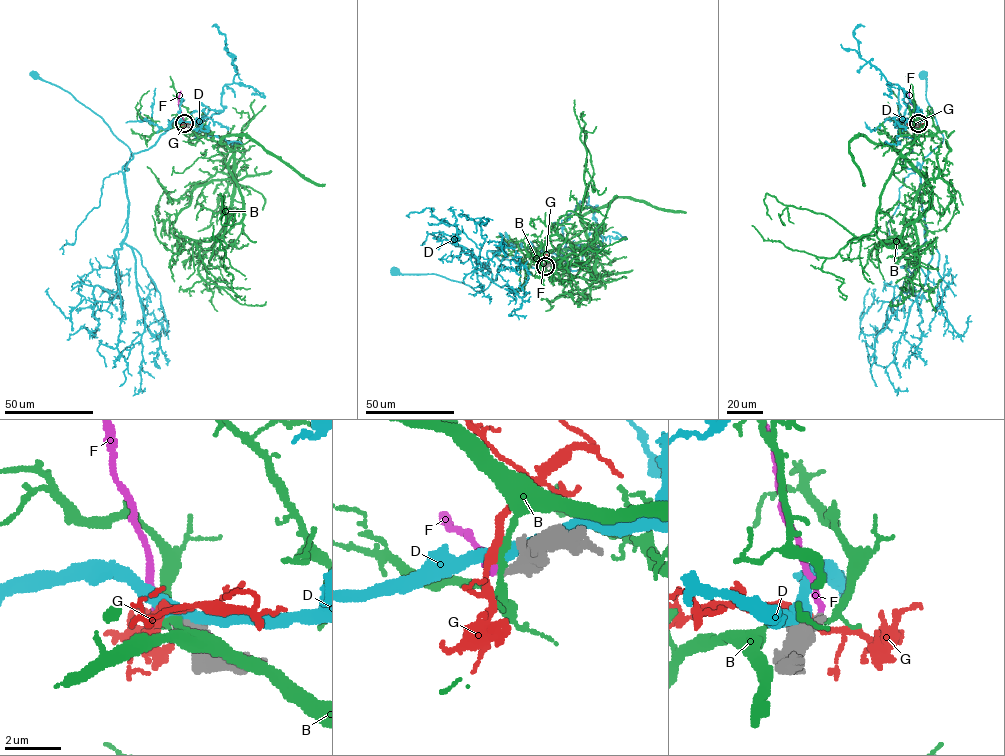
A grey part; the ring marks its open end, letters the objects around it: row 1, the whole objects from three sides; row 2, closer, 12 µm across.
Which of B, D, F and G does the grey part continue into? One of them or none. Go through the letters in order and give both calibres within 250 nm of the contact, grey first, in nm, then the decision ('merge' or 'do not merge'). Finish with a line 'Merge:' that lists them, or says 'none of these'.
B: calibres 340 and 190 nm; do not merge
D: calibres 360 and 440 nm; do not merge
F: calibres 320 and 240 nm; merge
G: calibres 280 and 320 nm; do not merge
Merge: F

